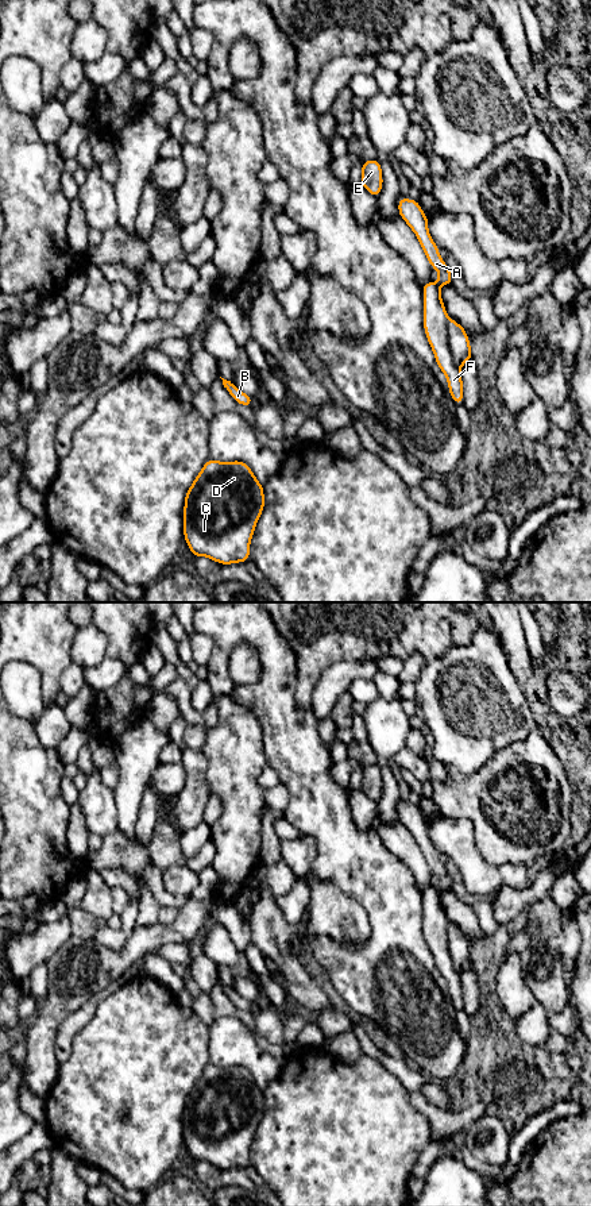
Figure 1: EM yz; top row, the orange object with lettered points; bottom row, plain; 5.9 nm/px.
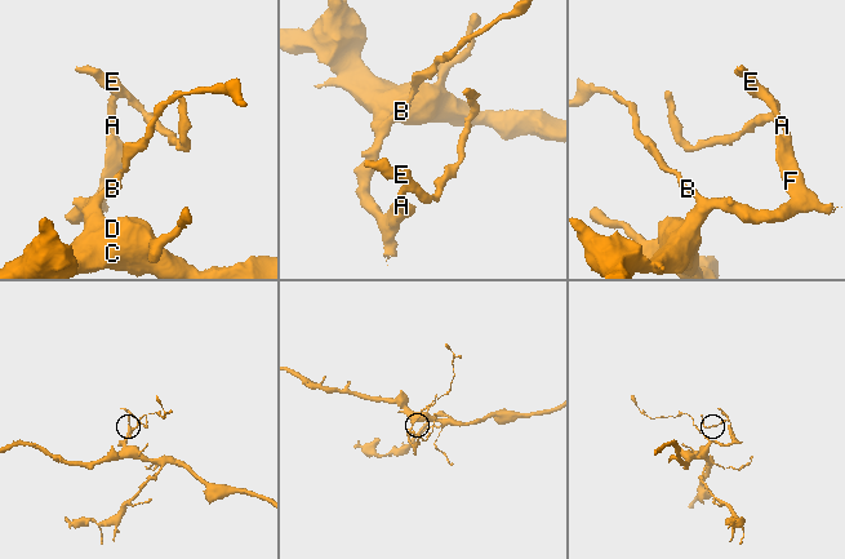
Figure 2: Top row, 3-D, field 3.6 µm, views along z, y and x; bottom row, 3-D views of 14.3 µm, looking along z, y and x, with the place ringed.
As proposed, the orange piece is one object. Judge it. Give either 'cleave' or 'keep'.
cleave

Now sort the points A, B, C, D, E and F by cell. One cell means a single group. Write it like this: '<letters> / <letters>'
A E / B C D F

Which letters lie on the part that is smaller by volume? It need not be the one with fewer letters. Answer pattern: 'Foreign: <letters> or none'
Foreign: A, E

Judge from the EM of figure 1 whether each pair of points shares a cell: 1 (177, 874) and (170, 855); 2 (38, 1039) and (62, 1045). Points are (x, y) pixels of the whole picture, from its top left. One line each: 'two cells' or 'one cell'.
1: two cells
2: two cells

